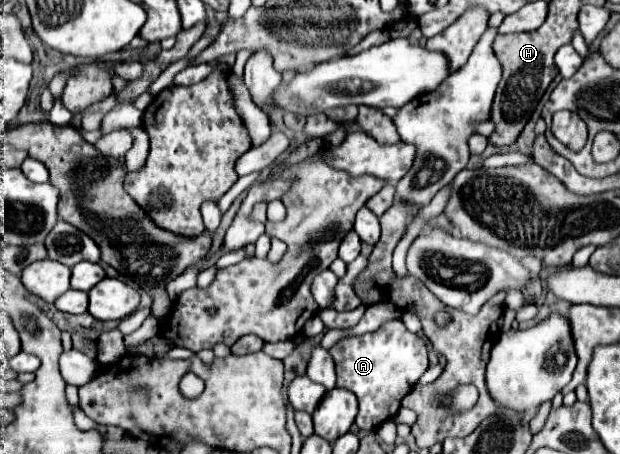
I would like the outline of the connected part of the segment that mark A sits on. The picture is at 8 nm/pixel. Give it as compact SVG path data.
M391 319L373 333L343 337L329 353L337 369L337 387L353 391L359 399L355 423L363 431L373 431L387 419L393 419L401 407L401 399L427 369L425 341L417 333L411 333L401 319Z

